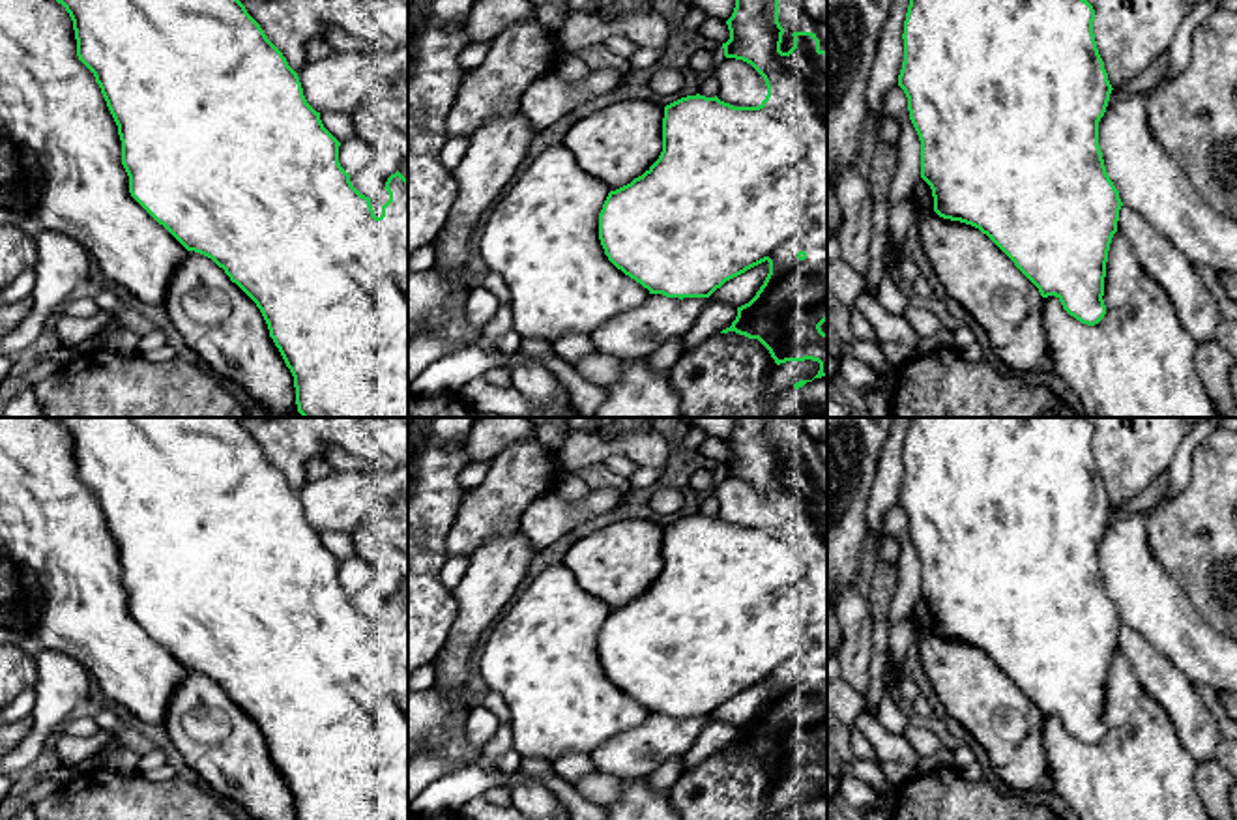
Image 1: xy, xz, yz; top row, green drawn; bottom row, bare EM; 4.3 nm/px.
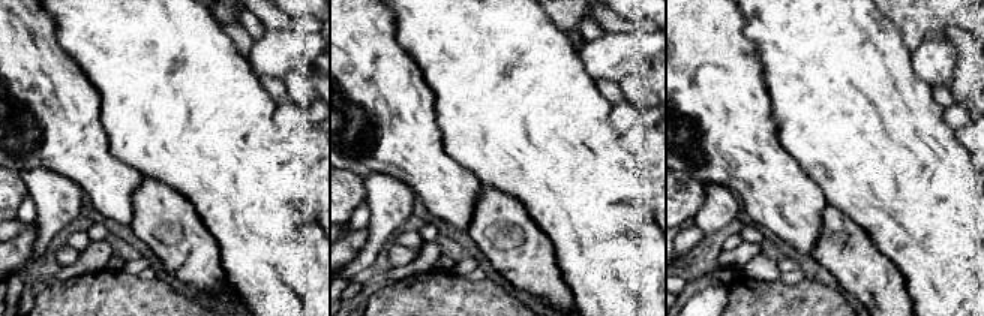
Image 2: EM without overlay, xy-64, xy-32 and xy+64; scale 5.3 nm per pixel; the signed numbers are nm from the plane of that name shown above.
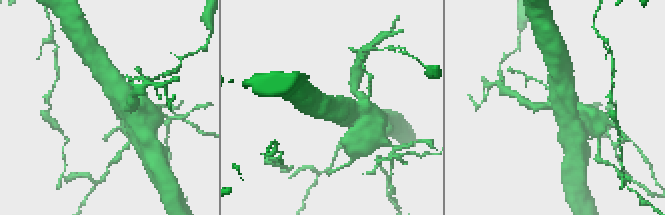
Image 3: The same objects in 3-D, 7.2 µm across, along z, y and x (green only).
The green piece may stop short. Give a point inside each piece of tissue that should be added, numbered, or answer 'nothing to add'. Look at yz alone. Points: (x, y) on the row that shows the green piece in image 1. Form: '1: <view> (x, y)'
1: yz (974, 270)

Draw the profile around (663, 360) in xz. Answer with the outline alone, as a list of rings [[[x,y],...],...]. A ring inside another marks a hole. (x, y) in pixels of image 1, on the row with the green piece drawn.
[[[681,339],[668,341],[659,350],[653,352],[651,367],[659,374],[668,374],[670,369],[674,367],[674,363],[677,361],[677,358],[681,356],[681,352],[683,352],[683,341]]]

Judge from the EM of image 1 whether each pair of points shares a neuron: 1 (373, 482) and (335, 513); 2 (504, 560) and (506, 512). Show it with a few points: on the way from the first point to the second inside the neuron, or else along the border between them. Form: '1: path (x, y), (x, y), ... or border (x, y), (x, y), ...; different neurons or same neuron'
1: path (363, 491), (345, 504); same neuron
2: border (519, 528), (489, 536), (468, 556); different neurons

